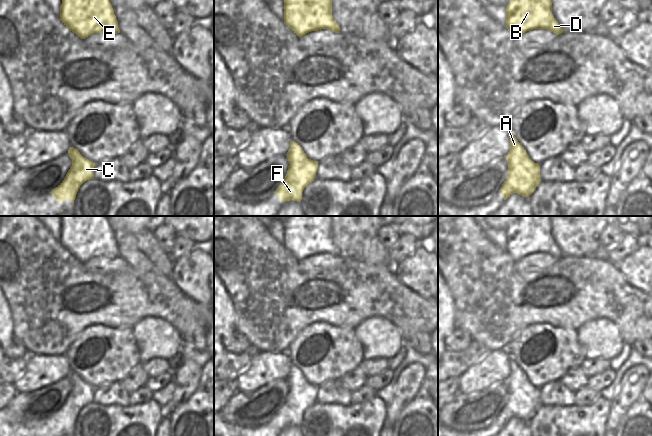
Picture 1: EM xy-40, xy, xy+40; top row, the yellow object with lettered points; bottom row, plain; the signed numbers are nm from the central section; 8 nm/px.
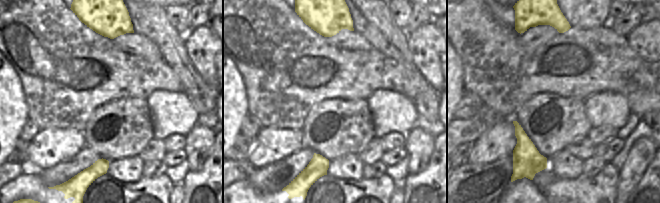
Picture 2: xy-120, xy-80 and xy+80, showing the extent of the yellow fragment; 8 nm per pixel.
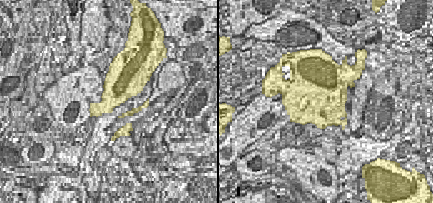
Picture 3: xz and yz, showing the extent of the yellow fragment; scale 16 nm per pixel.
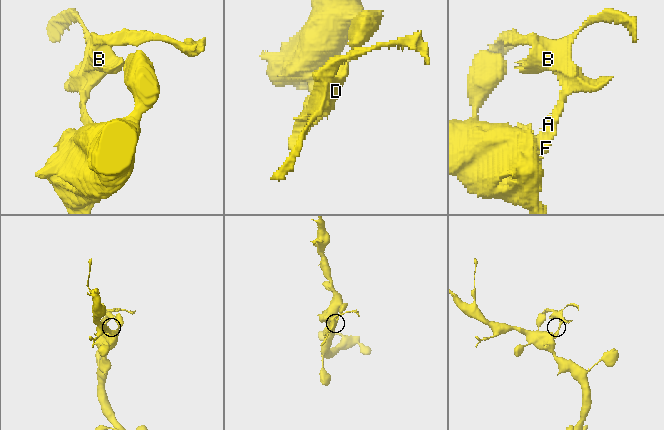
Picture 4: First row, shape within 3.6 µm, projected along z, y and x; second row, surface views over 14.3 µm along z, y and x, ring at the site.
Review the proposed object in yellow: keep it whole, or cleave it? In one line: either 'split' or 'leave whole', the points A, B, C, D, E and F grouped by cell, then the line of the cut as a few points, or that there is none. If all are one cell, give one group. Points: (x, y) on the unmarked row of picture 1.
split; groups A B D E / C F; cut xy+40 (529, 382), (522, 382), (514, 390), (511, 399), (507, 403)

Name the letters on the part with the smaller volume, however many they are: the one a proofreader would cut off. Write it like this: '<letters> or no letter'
A, B, D, E

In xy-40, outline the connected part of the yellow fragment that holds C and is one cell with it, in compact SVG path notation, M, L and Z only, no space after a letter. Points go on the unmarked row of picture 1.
M86 382L72 383L72 390L68 394L64 404L50 417L57 426L70 424L74 427L80 410L89 403L94 403L95 387Z

